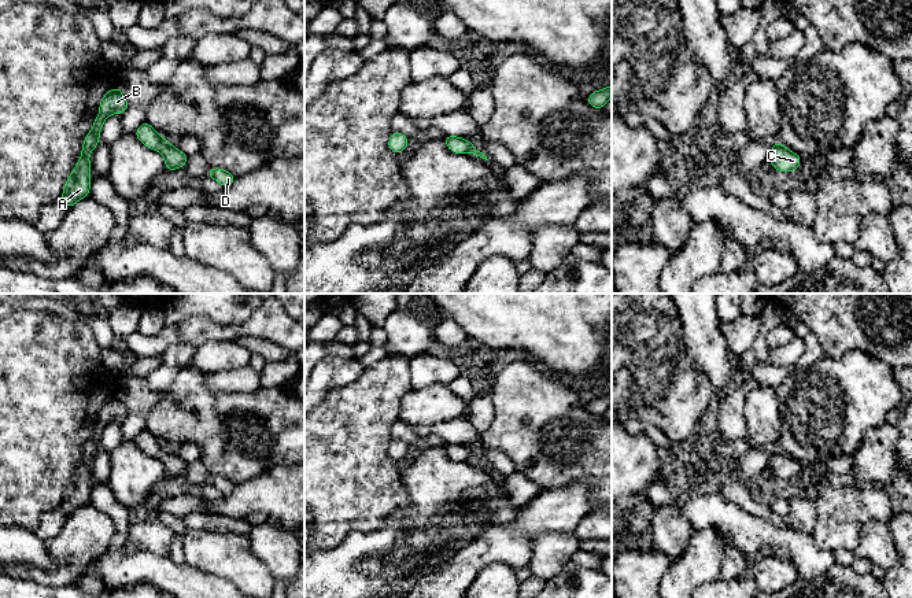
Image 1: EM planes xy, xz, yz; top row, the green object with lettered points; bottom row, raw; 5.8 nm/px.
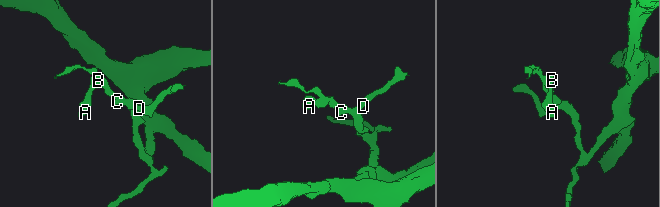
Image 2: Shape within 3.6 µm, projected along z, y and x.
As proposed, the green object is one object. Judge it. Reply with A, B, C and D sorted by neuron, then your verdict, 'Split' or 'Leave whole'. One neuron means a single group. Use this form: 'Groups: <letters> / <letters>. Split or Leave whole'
Groups: A B C D. Leave whole

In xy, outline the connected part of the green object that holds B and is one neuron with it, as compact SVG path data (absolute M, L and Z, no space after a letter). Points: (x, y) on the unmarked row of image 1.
M115 394L103 403L101 409L99 410L99 414L100 418L93 429L92 438L84 446L81 464L63 494L63 502L60 509L67 516L73 514L80 506L89 503L92 490L89 461L95 458L99 451L99 444L104 428L111 421L123 422L123 420L129 414L129 410L119 398L119 395Z

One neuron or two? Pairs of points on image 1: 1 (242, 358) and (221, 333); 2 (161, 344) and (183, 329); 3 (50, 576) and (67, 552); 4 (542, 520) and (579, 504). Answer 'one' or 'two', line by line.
1: two
2: one
3: one
4: one

